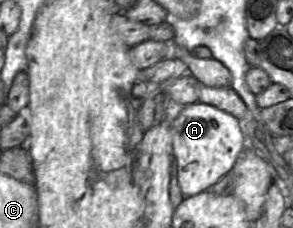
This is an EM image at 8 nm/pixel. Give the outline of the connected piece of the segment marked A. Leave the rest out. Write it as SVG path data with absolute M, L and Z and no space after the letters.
M196 102L183 108L171 124L177 178L185 197L207 191L231 172L247 139L238 119L211 105Z

